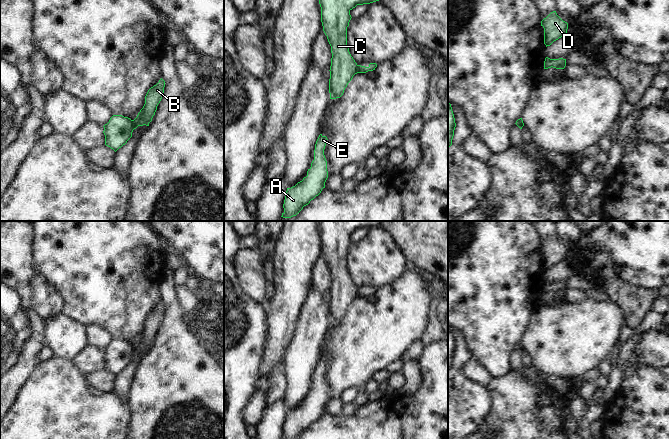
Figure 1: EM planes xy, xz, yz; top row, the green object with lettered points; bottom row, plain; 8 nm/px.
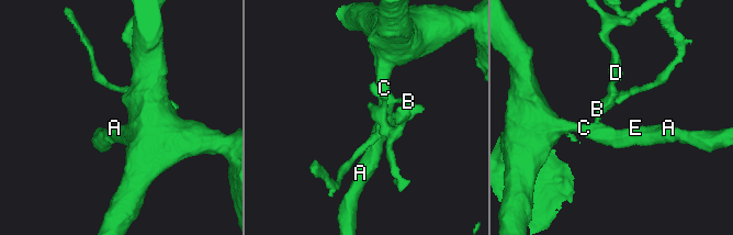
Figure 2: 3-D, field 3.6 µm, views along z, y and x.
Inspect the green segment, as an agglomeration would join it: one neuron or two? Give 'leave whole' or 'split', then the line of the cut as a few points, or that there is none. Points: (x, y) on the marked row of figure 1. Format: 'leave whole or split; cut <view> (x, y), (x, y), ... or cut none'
split; cut xy (132, 120), (134, 128)

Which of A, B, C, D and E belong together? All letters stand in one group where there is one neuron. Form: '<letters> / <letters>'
A C E / B D

